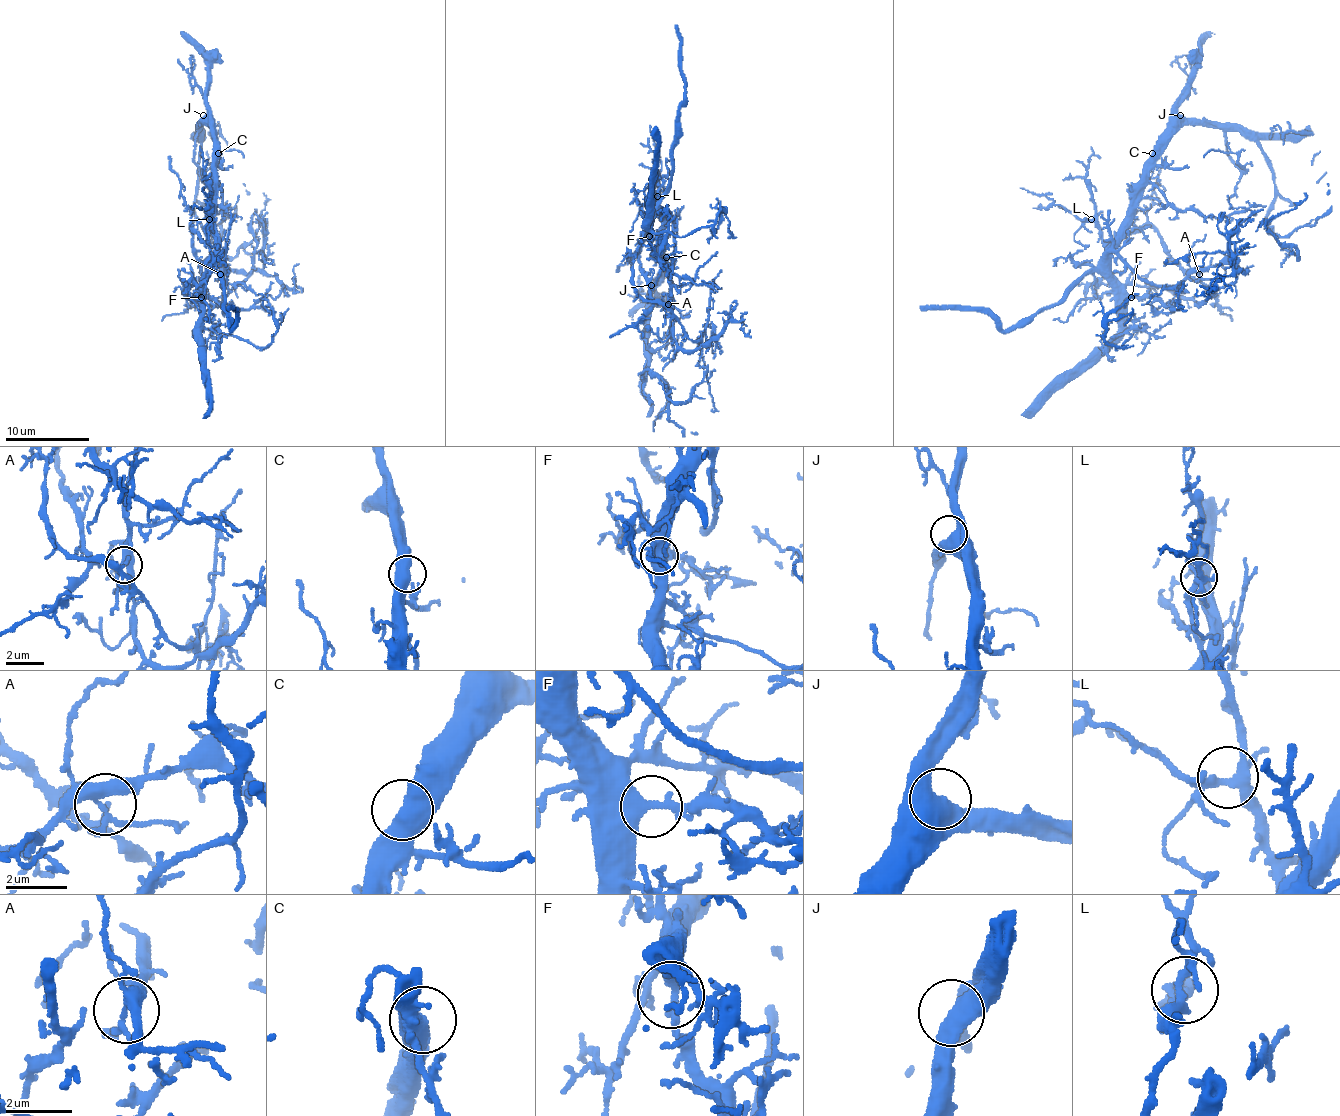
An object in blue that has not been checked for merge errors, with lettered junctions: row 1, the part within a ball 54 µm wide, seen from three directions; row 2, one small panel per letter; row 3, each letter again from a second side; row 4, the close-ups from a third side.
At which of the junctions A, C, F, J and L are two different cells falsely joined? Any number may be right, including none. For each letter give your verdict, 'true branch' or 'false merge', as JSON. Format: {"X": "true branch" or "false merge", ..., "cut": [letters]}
{"A": "true branch", "C": "true branch", "F": "true branch", "J": "true branch", "L": "true branch", "cut": []}

